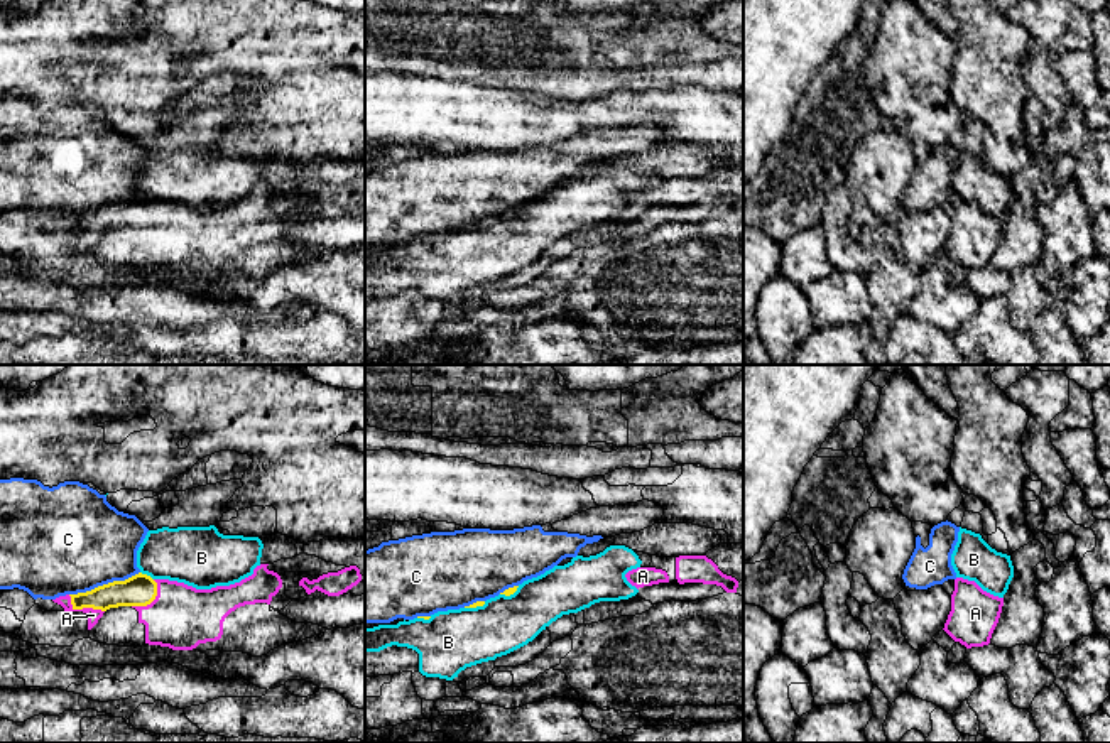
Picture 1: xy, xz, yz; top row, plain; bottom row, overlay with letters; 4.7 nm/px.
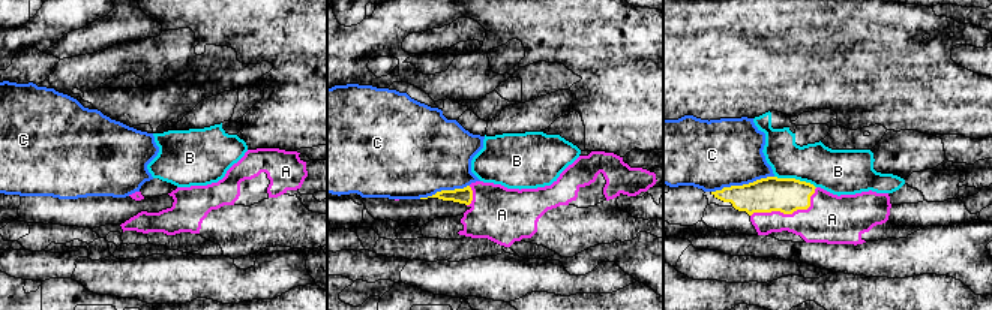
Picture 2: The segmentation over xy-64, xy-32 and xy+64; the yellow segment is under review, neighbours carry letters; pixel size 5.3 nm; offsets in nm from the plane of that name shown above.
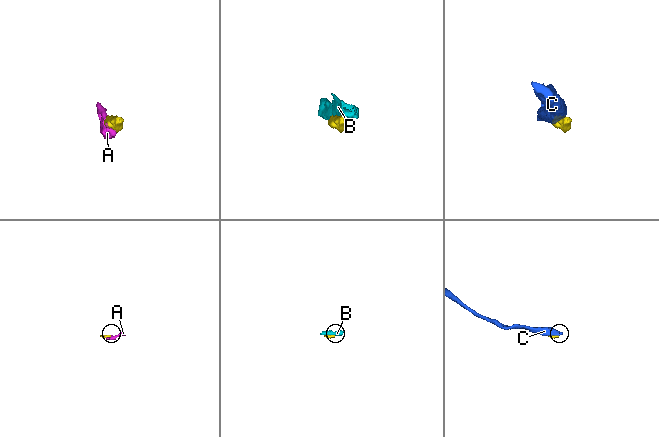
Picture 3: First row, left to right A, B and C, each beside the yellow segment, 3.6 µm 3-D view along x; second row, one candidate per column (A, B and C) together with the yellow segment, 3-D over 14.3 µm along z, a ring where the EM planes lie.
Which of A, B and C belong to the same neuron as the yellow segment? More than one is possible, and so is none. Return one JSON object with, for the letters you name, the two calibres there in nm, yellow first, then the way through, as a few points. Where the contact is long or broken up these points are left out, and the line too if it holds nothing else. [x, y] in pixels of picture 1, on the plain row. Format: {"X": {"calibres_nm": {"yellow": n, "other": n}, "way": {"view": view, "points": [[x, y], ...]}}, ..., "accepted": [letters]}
{"A": {"calibres_nm": {"yellow": 140, "other": 60}}, "accepted": ["A"]}

